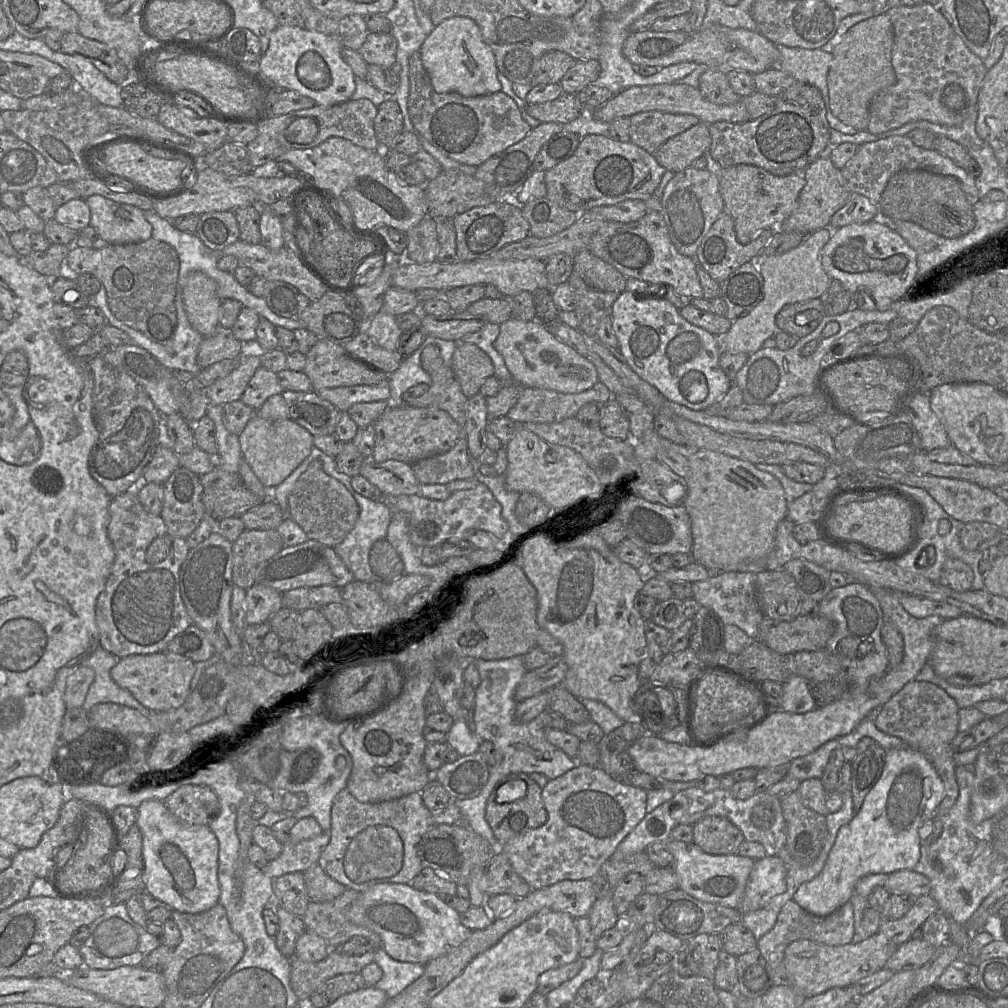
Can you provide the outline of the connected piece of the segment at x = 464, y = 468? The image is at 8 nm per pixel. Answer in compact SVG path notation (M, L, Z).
M466 437L458 439L453 448L412 464L420 484L447 484L456 479L475 478Z

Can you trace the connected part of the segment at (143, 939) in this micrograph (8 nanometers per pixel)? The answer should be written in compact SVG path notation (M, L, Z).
M125 903L110 904L104 913L89 926L89 937L79 948L83 964L90 969L111 970L122 966L141 966L144 959L161 944L161 941L148 933L143 927L135 923L127 912Z

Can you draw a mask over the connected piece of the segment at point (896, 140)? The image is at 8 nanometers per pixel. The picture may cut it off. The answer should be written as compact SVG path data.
M890 136L860 145L855 156L840 171L844 186L850 193L863 195L878 205L889 179L901 170L925 170L953 176L961 183L968 202L974 205L978 201L978 189L972 175L935 149L927 150L916 146L907 136Z

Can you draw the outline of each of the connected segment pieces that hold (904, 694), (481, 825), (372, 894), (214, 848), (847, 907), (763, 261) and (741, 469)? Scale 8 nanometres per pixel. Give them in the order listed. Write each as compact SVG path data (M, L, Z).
M909 681L878 710L868 718L873 718L877 728L884 733L900 738L907 746L924 754L936 769L944 785L943 799L933 816L933 832L929 841L935 841L943 830L942 817L955 804L959 788L955 778L956 763L952 740L958 733L959 708L956 701L937 685L919 681Z
M517 655L499 660L470 660L478 668L481 682L475 690L474 714L475 734L482 740L492 742L501 752L502 760L499 764L490 767L489 778L479 795L471 799L453 800L458 806L464 822L479 836L484 838L494 850L501 845L486 820L486 805L494 786L509 774L513 773L540 773L547 779L553 780L580 763L569 757L560 748L552 745L545 736L545 726L539 717L528 723L519 723L515 720L517 702L514 694L517 685L527 672L524 666L524 657Z
M383 883L374 885L360 893L348 911L348 919L359 926L377 933L382 940L382 947L393 959L426 965L450 950L458 947L472 933L460 920L460 913L449 907L440 896L413 888L410 884Z
M148 799L137 808L136 824L143 836L142 876L146 892L173 910L197 914L219 901L219 843L209 826L188 826L178 821L162 800Z
M791 899L781 908L773 928L757 940L757 947L772 969L776 984L787 980L784 953L786 947L793 941L808 939L829 946L839 946L852 943L854 933L854 908L850 901L827 916L816 916L804 910Z
M830 227L819 229L786 253L765 258L759 256L755 262L763 278L763 298L747 315L732 322L730 330L719 338L721 352L746 355L757 352L766 340L776 334L776 316L785 305L826 295L832 279L822 266L821 252L832 233Z
M698 450L689 458L686 477L688 495L684 502L691 519L692 556L712 574L726 571L757 574L767 570L766 557L774 547L779 523L787 517L788 503L781 483L755 464L719 452Z

